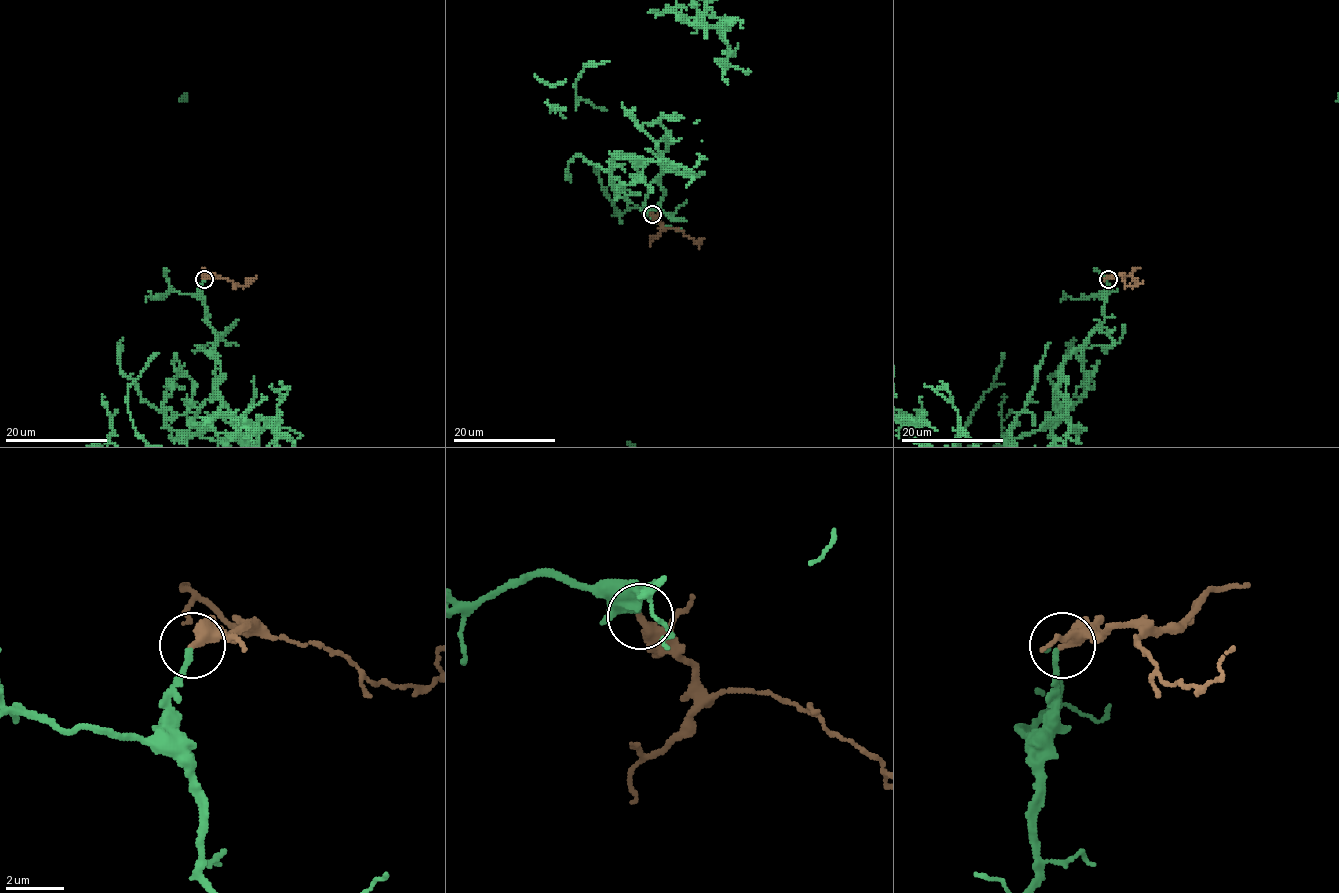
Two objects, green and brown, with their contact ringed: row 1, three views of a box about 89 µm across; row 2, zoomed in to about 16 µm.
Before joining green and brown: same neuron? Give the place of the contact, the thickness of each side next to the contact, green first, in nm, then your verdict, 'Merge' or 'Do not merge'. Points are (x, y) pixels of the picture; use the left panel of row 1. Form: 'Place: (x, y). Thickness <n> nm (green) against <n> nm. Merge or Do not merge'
Place: (204, 279). Thickness 190 nm (green) against 420 nm. Merge

